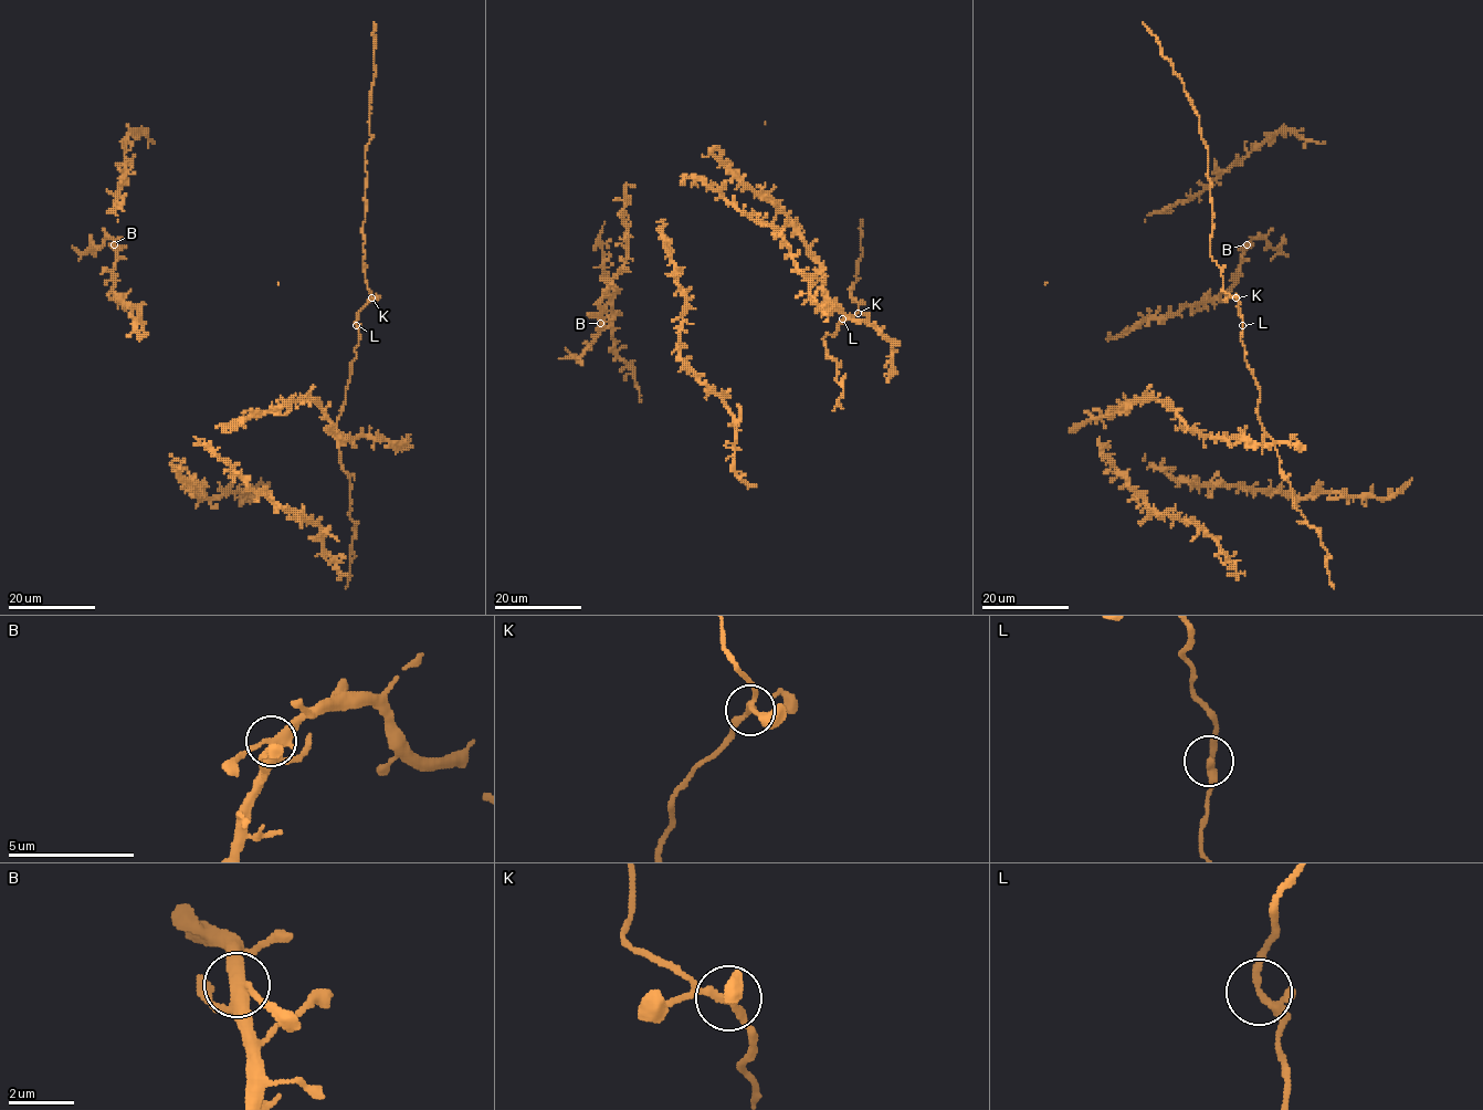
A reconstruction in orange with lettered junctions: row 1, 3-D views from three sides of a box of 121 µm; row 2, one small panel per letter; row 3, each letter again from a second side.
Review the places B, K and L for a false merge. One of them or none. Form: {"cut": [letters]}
{"cut": []}

